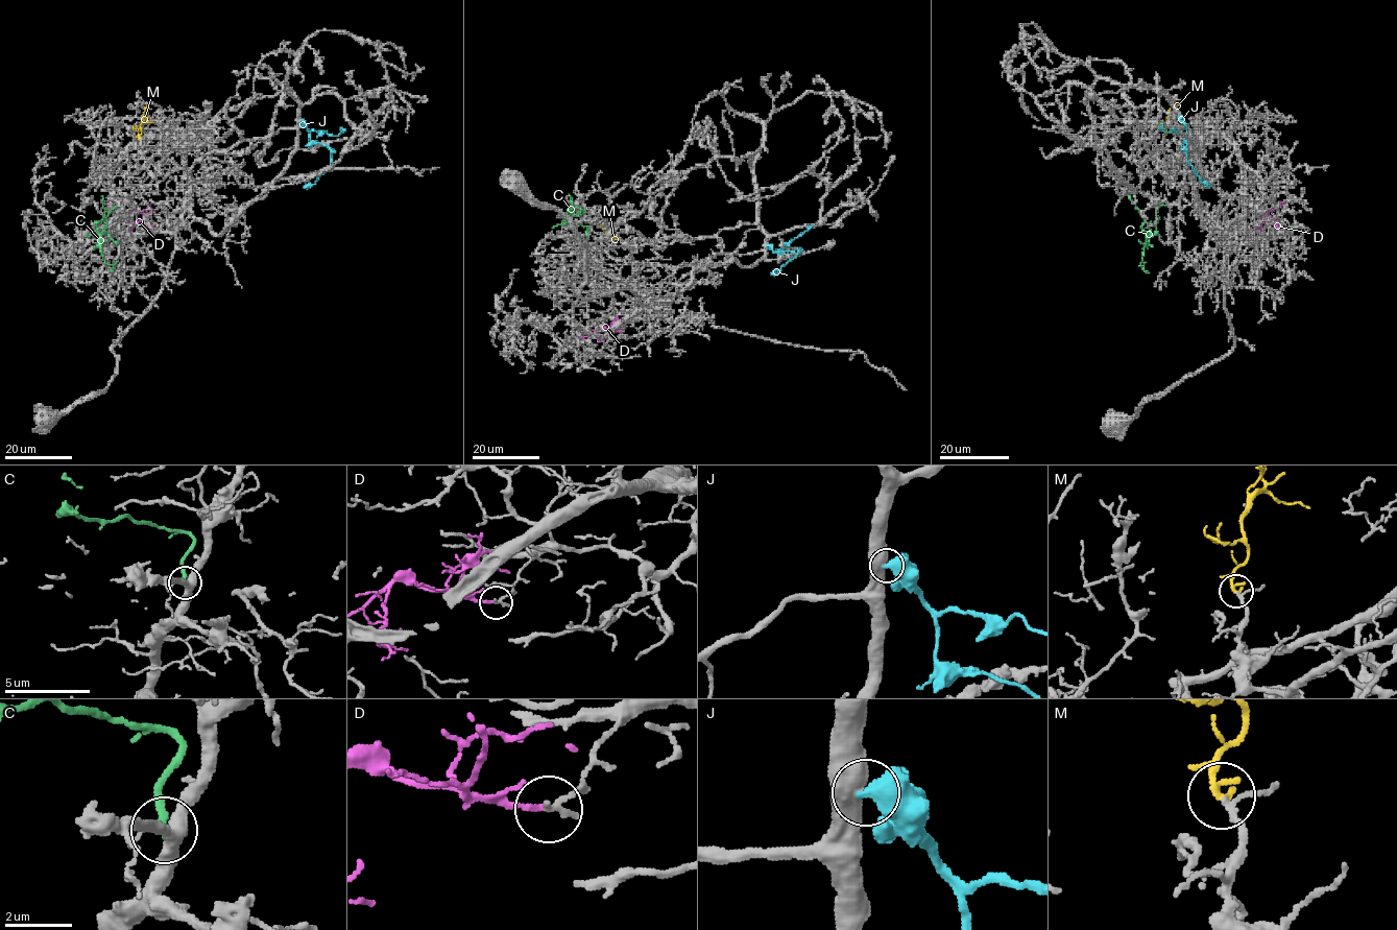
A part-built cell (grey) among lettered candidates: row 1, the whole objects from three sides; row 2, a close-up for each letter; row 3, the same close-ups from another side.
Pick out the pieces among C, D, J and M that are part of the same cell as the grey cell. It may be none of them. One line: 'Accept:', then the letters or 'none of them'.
Accept: M

